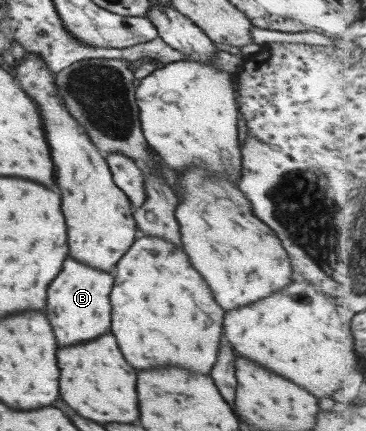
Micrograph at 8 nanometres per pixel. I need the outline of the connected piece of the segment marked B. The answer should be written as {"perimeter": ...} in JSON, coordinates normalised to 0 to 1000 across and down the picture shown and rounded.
{"perimeter":[[[197,599],[175,603],[164,636],[148,645],[148,654],[137,654],[126,677],[126,738],[142,756],[142,775],[164,807],[246,794],[301,770],[298,677],[306,657],[306,633],[273,631],[208,603],[197,608]]]}

